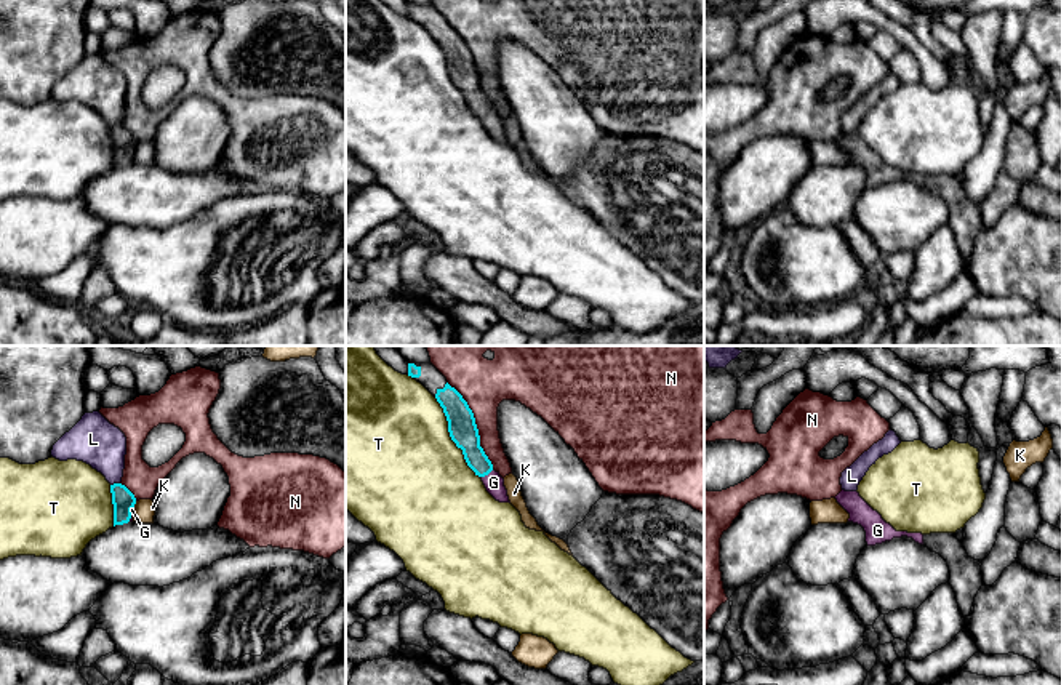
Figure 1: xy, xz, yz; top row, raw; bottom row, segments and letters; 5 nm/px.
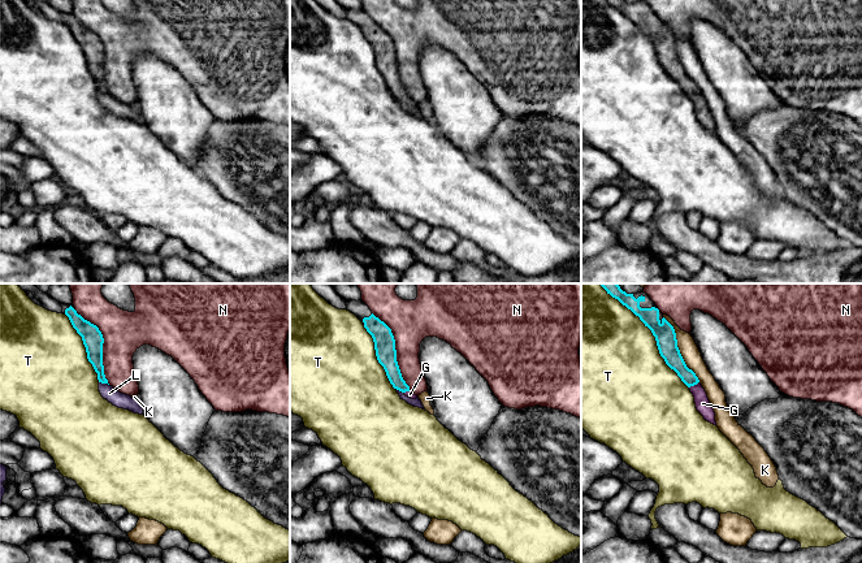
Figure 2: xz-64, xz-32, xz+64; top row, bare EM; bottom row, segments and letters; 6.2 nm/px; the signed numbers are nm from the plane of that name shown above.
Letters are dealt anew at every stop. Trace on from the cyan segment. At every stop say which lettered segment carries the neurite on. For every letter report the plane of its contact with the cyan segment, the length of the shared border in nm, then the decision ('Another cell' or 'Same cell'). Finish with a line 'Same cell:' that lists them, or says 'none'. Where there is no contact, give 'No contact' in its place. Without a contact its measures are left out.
G: Touches cyan in xz. Shared border 80 nm. Same cell
K: Touches cyan in xy. Shared border 50 nm. Another cell
L: Touches cyan in xy. Shared border 50 nm. Another cell
N: Touches cyan in xz. Shared border 500 nm. Another cell
T: Touches cyan in xz. Shared border 460 nm. Another cell
Same cell: G

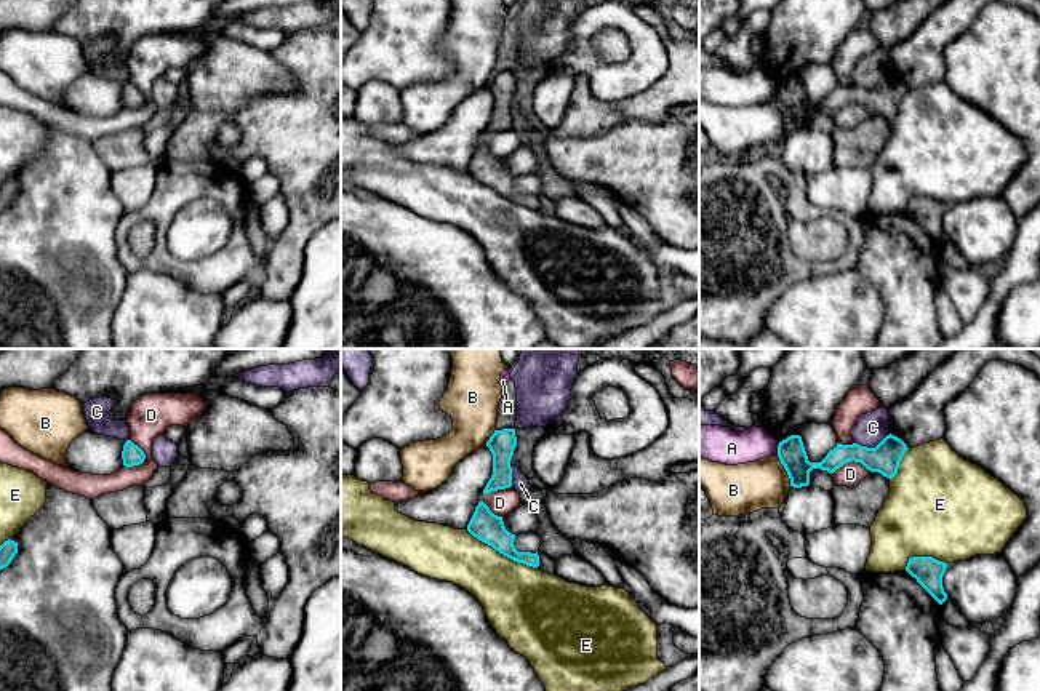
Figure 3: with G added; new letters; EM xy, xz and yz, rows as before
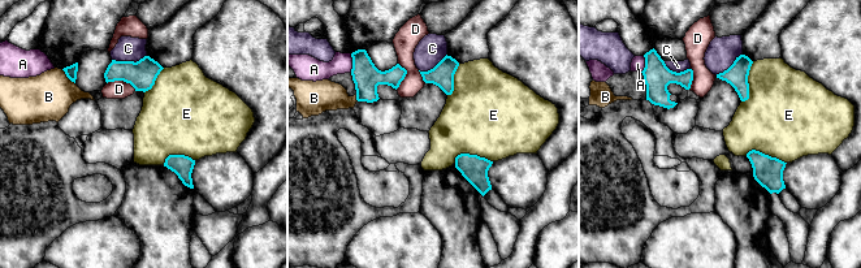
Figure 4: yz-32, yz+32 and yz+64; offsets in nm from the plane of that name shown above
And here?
A: Touches cyan in yz. Shared border 60 nm. Another cell
B: Touches cyan in yz. Shared border 180 nm. Another cell
C: Touches cyan in yz. Shared border 190 nm. Another cell
D: Touches cyan in xy. Shared border 150 nm. Another cell
E: Touches cyan in xz. Shared border 400 nm. Another cell
Same cell: none

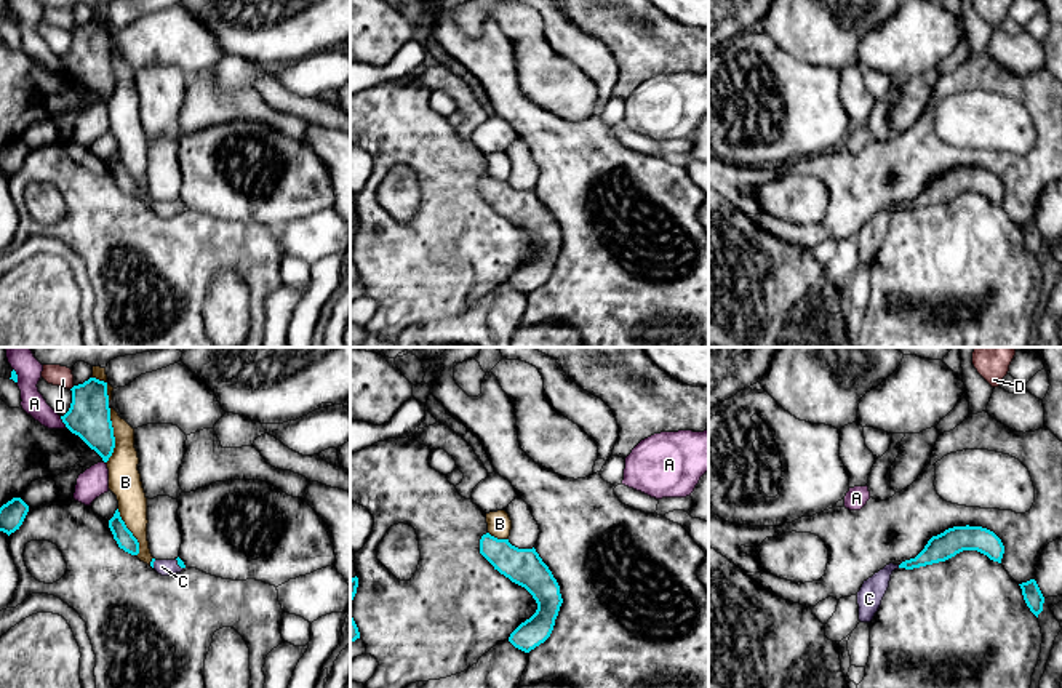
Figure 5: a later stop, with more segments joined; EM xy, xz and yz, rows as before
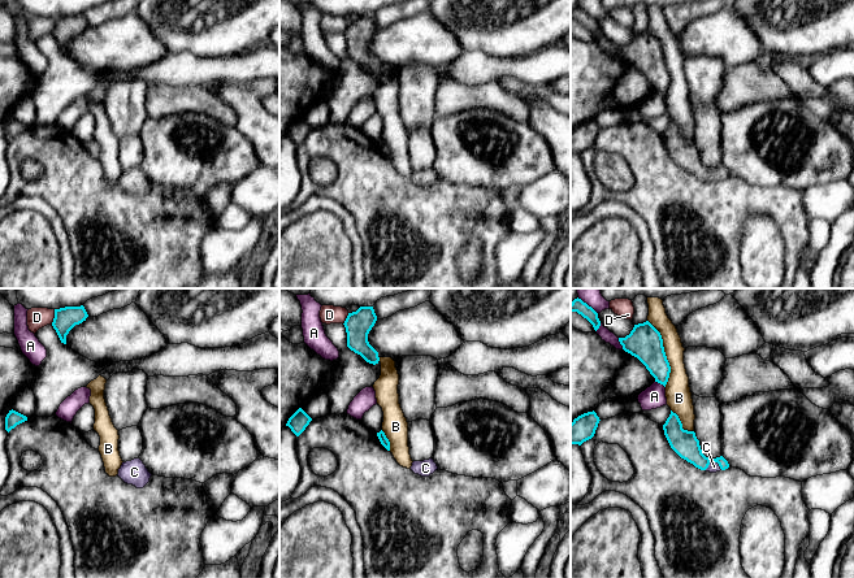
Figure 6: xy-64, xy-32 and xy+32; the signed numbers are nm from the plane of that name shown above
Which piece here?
A: Touches cyan in xy. Shared border 80 nm. Another cell
B: Touches cyan in xy. Shared border 280 nm. Another cell
C: Touches cyan in xy. Shared border 70 nm. Same cell
D: Touches cyan in xy. Shared border 30 nm. Another cell
Same cell: C

